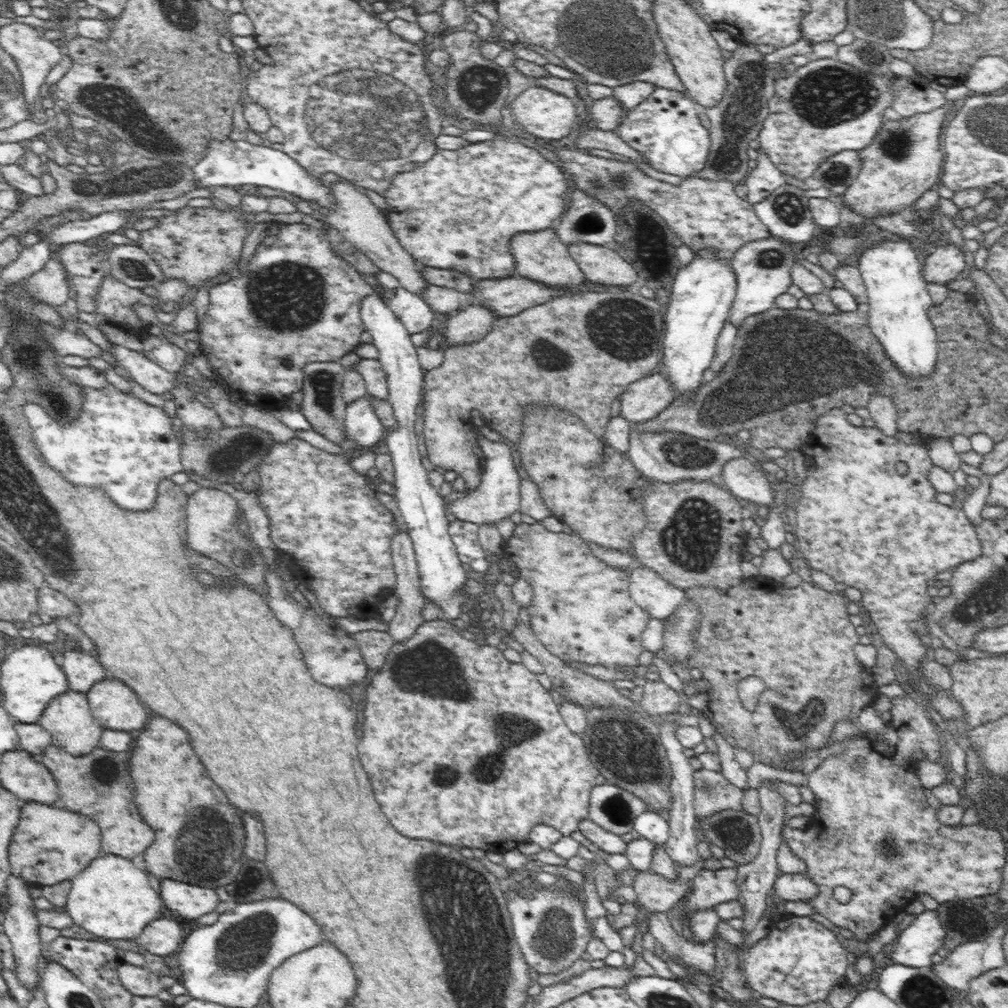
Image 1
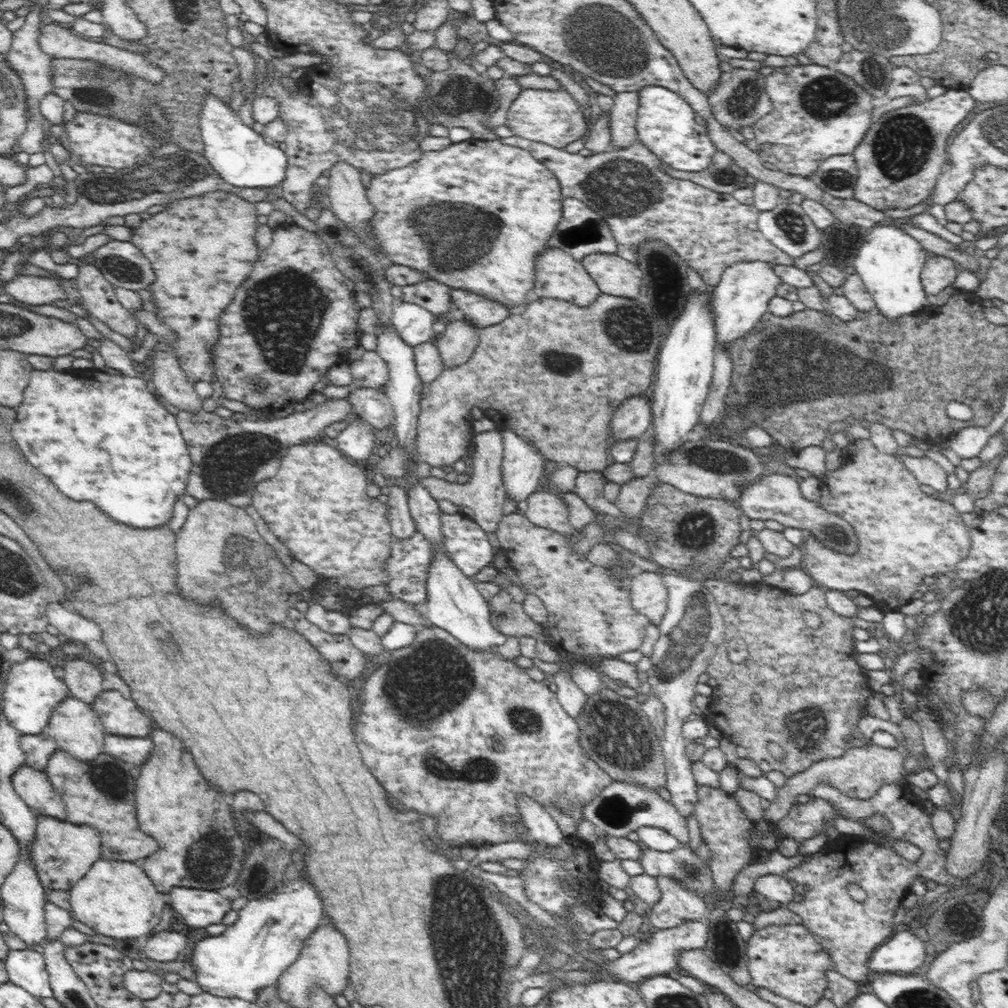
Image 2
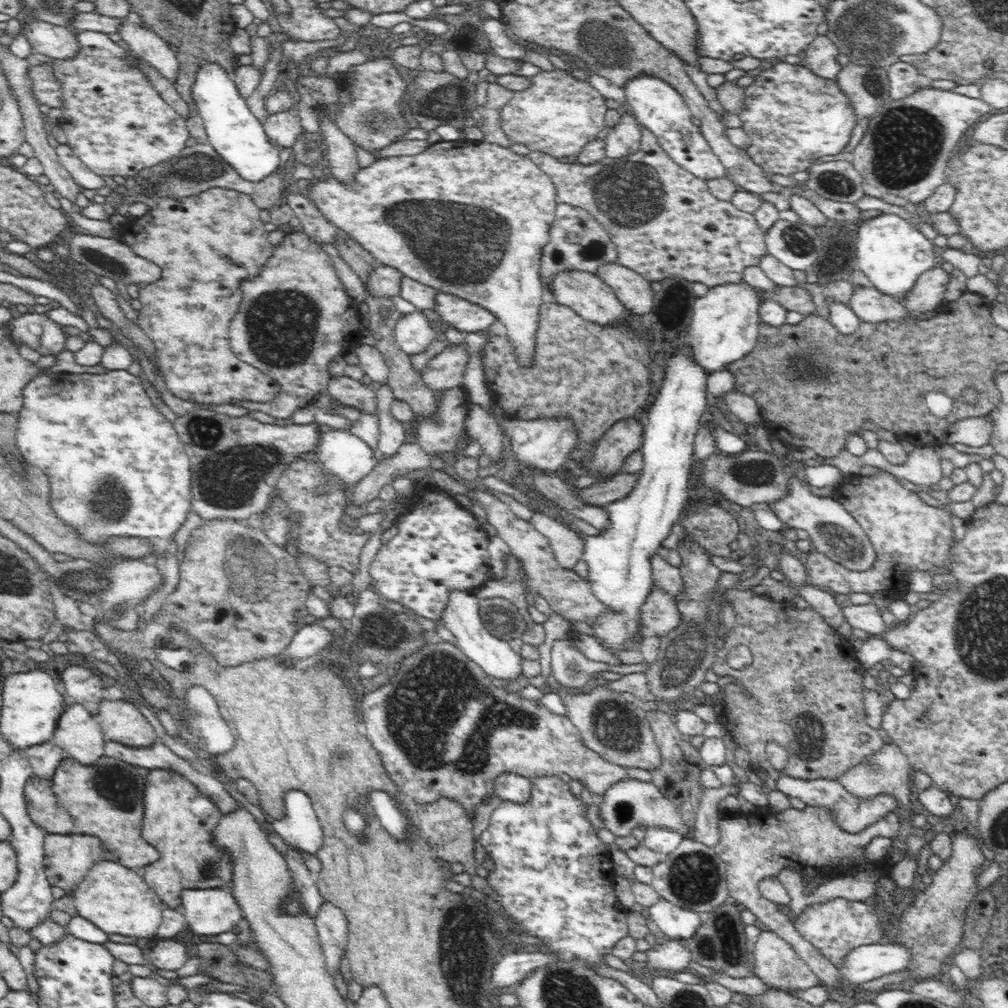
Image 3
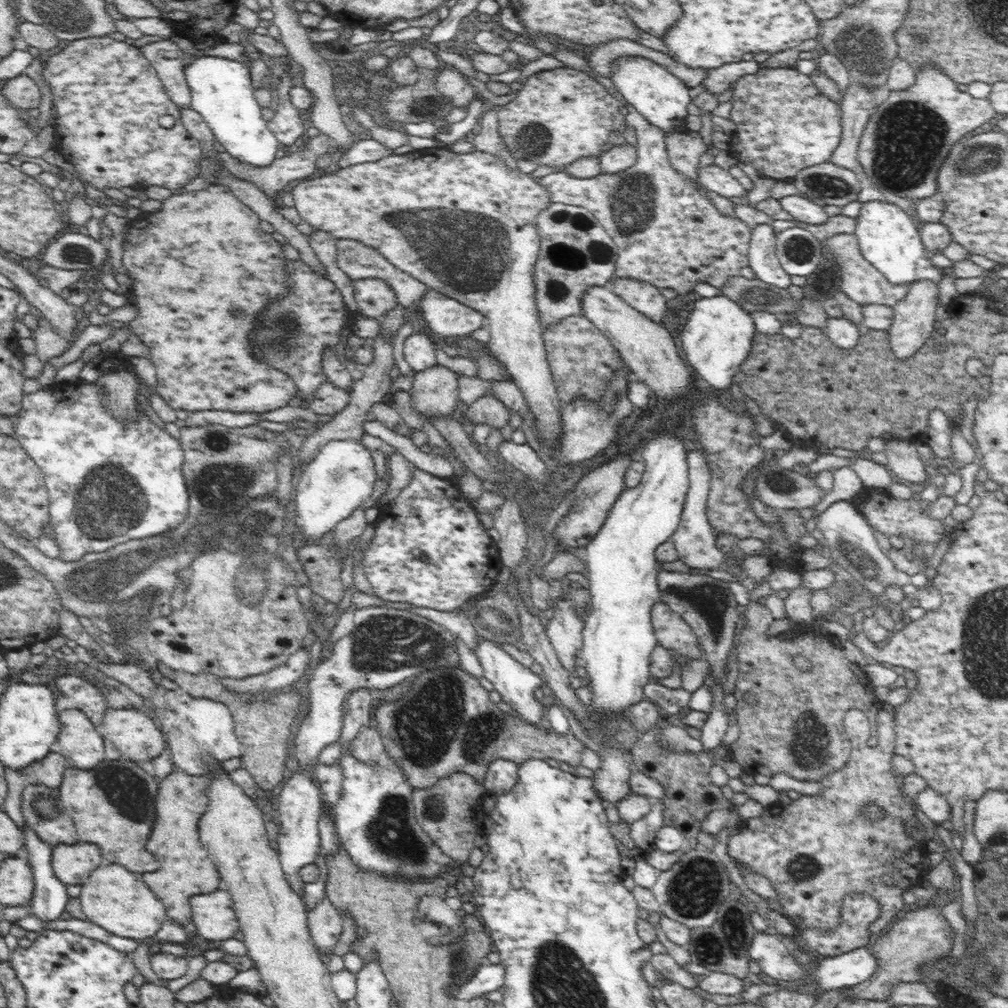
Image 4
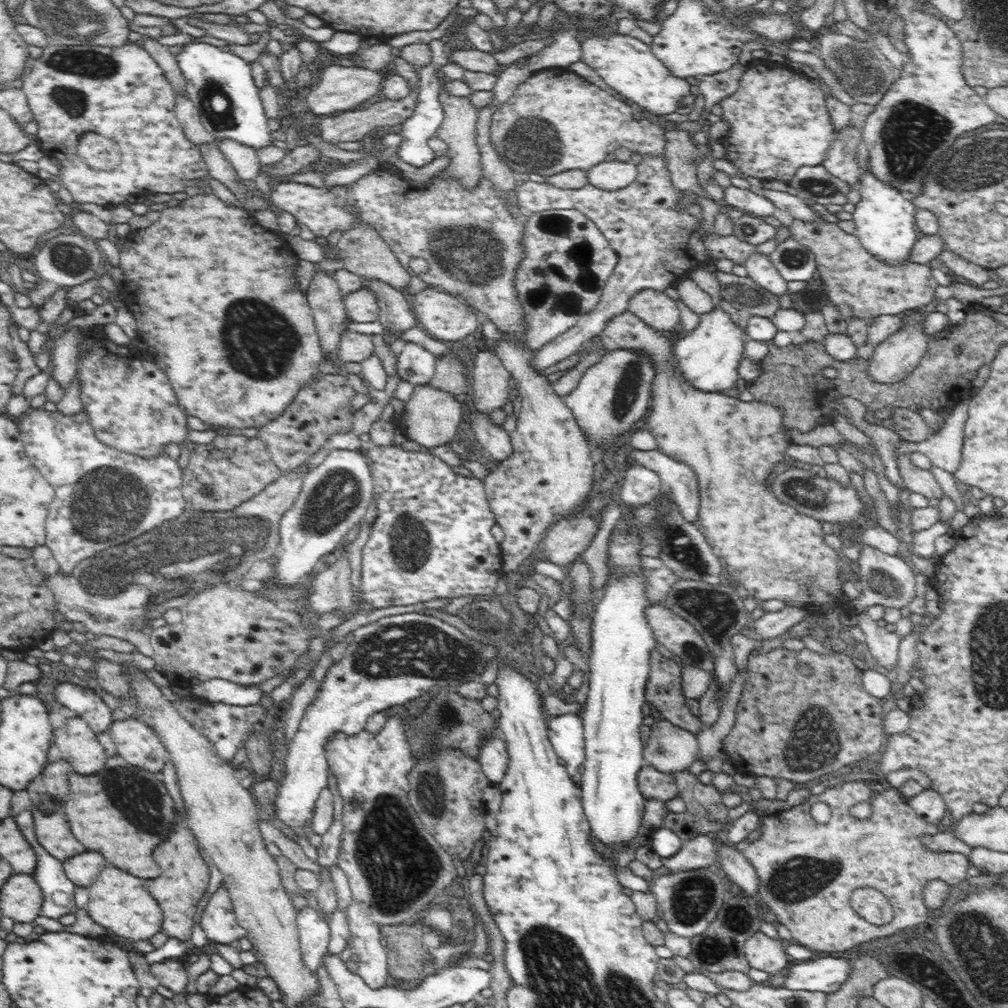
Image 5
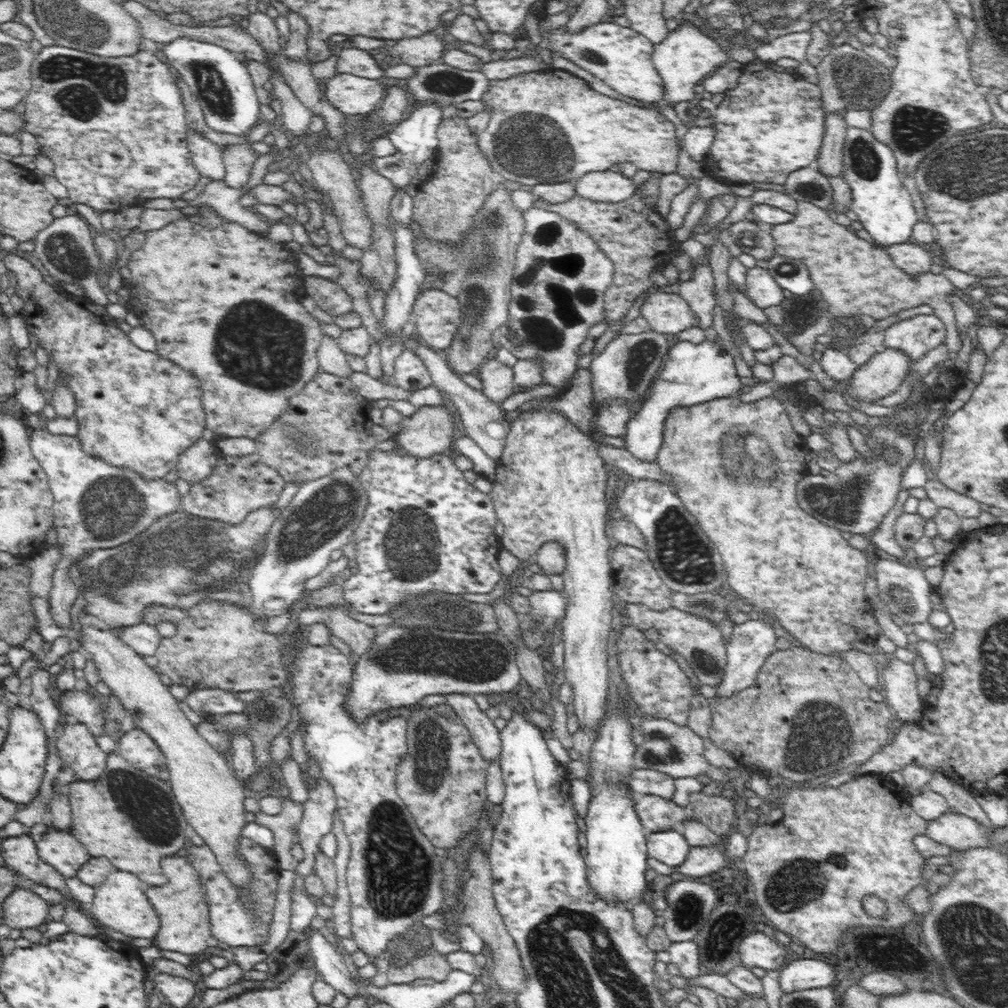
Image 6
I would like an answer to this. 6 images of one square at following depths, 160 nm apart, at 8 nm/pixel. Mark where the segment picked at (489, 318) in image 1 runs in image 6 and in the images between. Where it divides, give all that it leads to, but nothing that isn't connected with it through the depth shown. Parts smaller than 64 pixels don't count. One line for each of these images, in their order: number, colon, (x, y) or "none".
2: (457, 343)
3: (445, 371)
4: (434, 392)
5: (431, 417)
6: (430, 430)

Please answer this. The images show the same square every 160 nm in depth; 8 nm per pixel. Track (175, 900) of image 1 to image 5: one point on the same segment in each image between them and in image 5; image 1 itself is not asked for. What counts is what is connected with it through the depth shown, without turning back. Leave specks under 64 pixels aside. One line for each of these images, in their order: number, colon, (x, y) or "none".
2: (198, 908)
3: (208, 912)
4: (213, 915)
5: (218, 920)

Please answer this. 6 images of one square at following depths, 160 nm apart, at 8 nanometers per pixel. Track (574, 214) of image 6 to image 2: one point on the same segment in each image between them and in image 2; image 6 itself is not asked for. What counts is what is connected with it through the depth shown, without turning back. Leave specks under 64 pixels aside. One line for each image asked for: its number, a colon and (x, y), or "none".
2: (711, 231)
3: (664, 221)
4: (669, 234)
5: (657, 246)

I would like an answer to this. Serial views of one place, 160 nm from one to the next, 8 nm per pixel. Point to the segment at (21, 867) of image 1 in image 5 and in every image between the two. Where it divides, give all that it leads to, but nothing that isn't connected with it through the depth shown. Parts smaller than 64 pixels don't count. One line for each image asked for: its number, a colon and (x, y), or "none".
2: (63, 852)
3: (68, 857)
4: (72, 864)
5: (83, 869)

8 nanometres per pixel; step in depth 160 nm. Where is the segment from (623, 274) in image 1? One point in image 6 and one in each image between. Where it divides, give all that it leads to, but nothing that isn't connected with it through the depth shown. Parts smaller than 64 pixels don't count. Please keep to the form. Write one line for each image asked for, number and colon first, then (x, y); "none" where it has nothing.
2: (615, 276)
3: (634, 292)
4: (646, 298)
5: (656, 309)
6: (669, 314)

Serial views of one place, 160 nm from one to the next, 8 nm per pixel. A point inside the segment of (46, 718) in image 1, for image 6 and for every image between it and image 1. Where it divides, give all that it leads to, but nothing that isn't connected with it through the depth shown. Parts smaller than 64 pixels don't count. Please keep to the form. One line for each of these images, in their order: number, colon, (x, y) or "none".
2: (76, 728)
3: (78, 733)
4: (80, 743)
5: (79, 745)
6: (77, 747)

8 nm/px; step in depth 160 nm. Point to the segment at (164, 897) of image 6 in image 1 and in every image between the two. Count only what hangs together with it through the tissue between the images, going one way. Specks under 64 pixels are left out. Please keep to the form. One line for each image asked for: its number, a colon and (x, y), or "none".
1: (183, 805)
2: (199, 847)
3: (188, 859)
4: (185, 869)
5: (184, 880)

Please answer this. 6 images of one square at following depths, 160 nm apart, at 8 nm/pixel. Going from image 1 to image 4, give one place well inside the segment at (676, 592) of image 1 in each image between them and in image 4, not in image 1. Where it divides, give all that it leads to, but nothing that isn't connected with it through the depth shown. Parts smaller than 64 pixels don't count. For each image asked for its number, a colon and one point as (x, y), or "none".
2: (648, 591)
3: (659, 615)
4: (672, 632)

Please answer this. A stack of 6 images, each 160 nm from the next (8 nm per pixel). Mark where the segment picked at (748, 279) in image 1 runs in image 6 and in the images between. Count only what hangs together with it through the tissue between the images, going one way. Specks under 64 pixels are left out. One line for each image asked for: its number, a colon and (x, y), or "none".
2: (738, 302)
3: (725, 322)
4: (718, 337)
5: (708, 357)
6: (691, 374)

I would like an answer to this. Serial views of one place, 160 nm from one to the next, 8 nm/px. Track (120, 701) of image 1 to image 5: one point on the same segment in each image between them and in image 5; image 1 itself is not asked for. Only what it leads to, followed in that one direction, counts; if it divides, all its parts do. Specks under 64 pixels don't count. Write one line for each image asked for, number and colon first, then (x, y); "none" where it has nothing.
2: (120, 717)
3: (122, 722)
4: (133, 732)
5: (137, 743)

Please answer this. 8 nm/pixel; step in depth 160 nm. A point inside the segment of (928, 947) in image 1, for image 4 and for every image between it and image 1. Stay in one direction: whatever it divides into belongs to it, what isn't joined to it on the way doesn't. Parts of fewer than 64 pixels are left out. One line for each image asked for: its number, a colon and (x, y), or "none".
2: (904, 951)
3: (865, 963)
4: (849, 969)

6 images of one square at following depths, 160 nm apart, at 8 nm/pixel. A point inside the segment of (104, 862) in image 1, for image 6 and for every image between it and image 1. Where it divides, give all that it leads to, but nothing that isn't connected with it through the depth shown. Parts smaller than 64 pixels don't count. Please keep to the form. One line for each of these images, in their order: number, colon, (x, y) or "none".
2: (116, 899)
3: (118, 900)
4: (120, 901)
5: (119, 901)
6: (119, 902)

